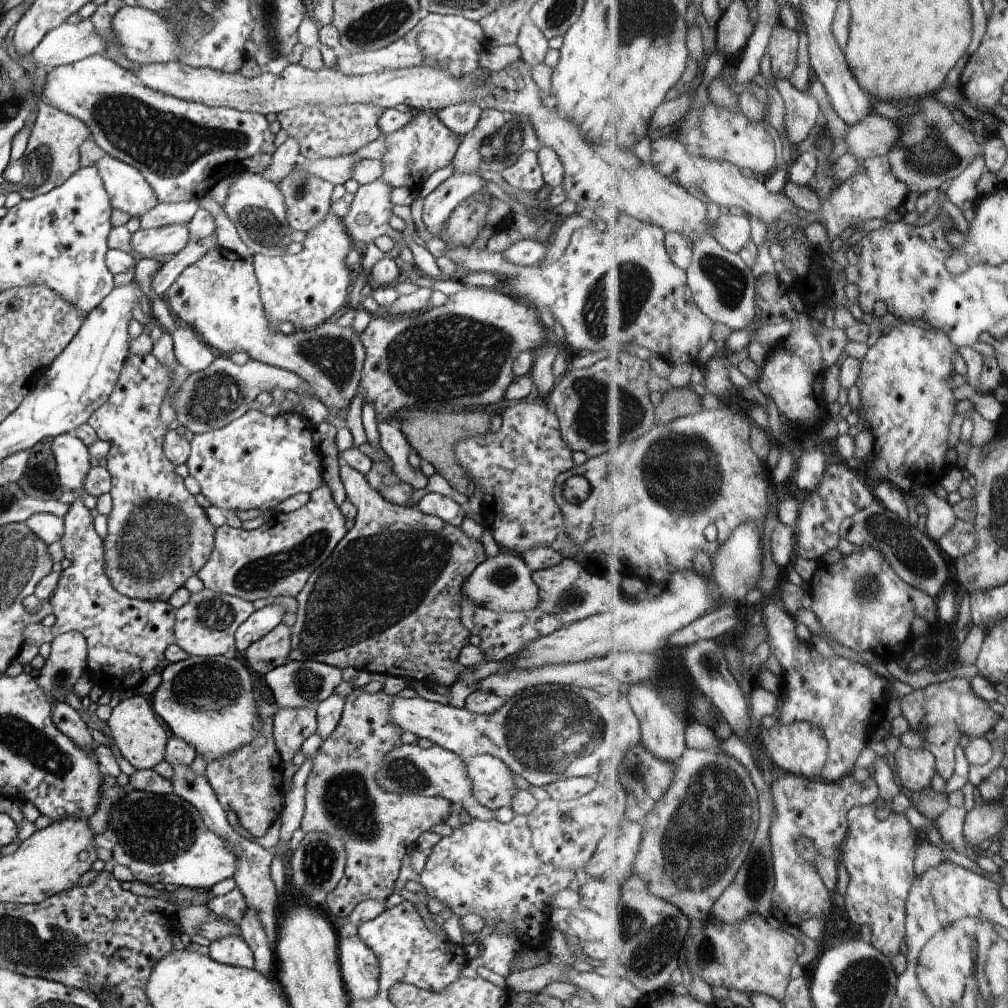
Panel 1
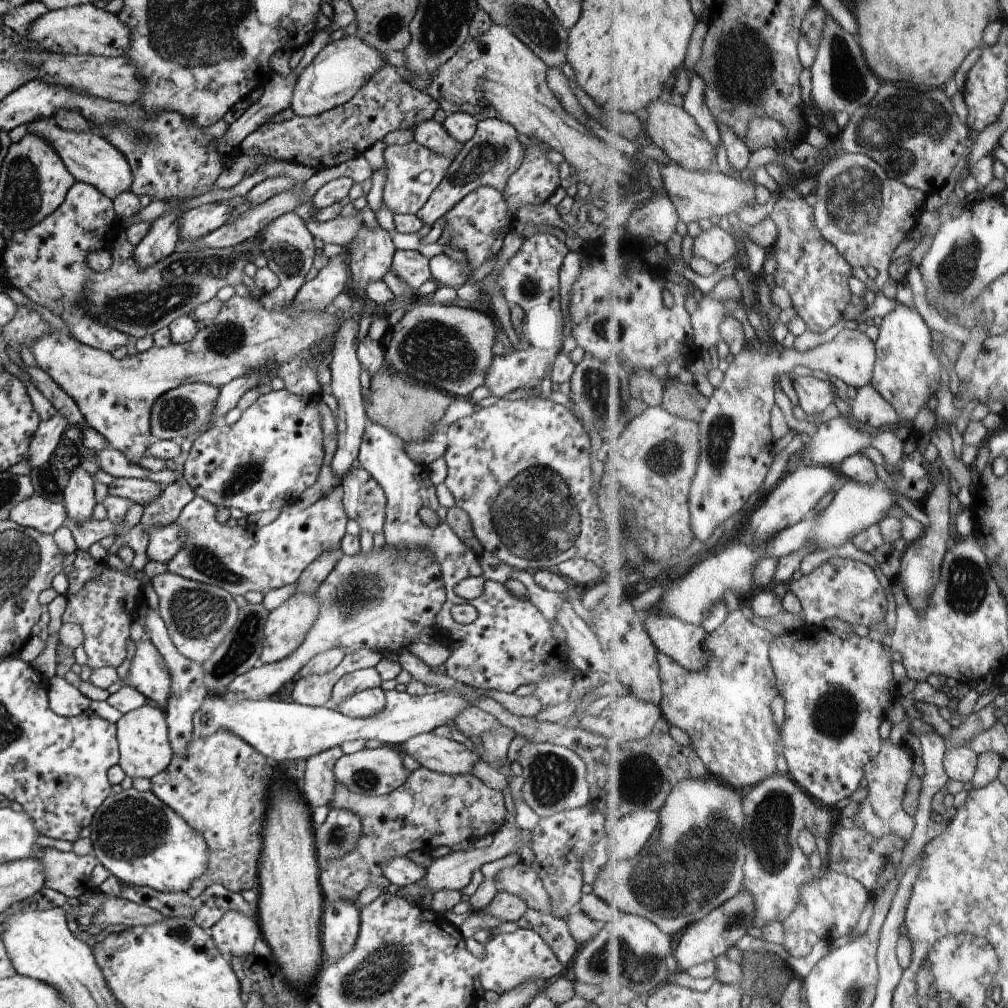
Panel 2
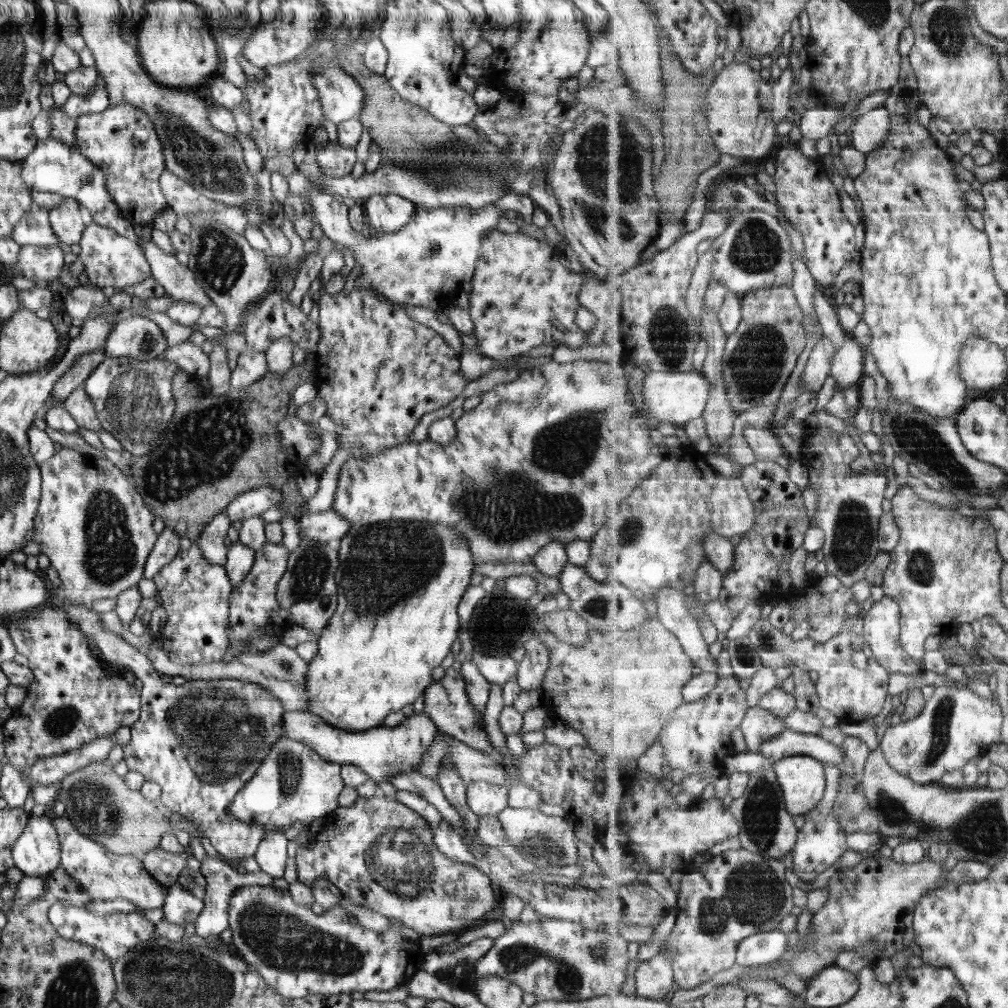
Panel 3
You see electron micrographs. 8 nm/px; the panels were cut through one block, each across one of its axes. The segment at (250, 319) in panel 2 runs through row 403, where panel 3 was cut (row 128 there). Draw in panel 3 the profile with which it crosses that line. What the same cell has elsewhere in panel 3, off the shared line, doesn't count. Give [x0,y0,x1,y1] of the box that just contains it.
[75,103,169,227]

